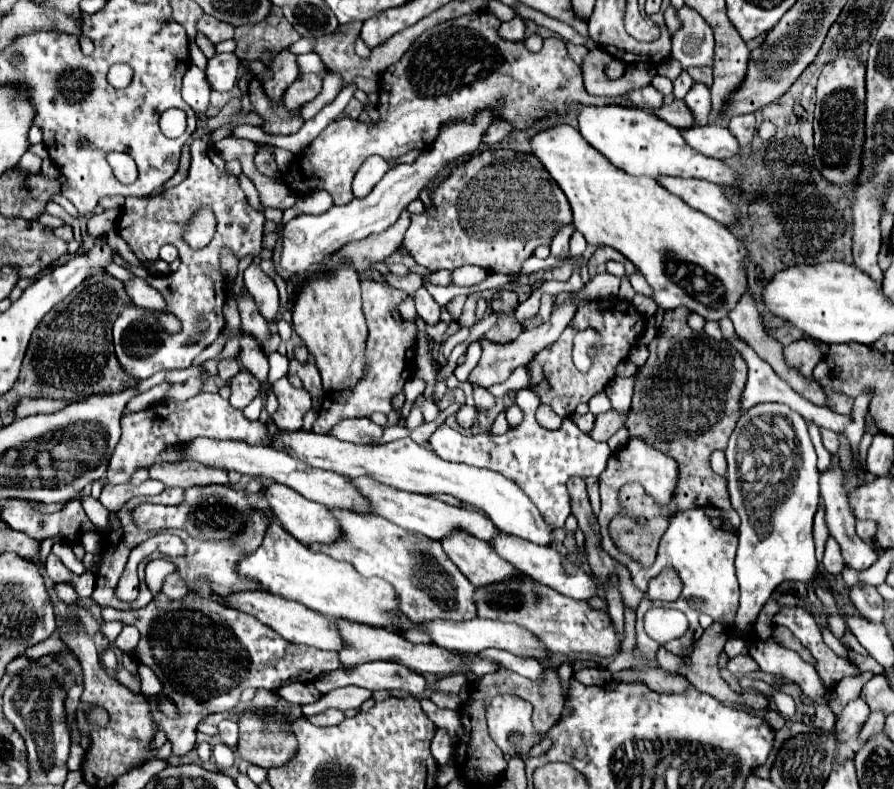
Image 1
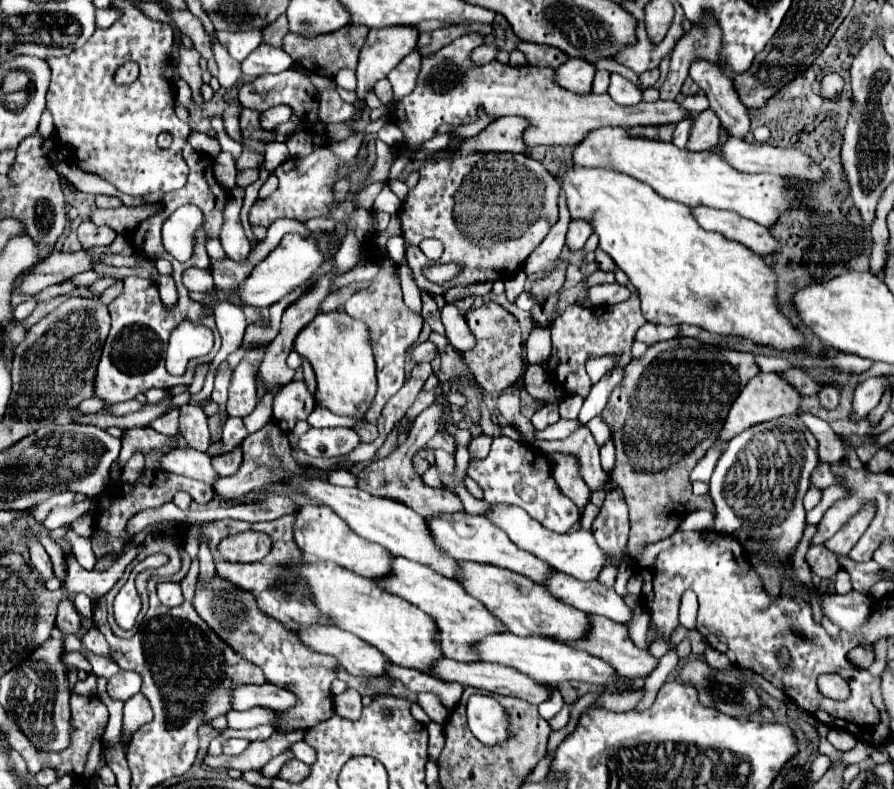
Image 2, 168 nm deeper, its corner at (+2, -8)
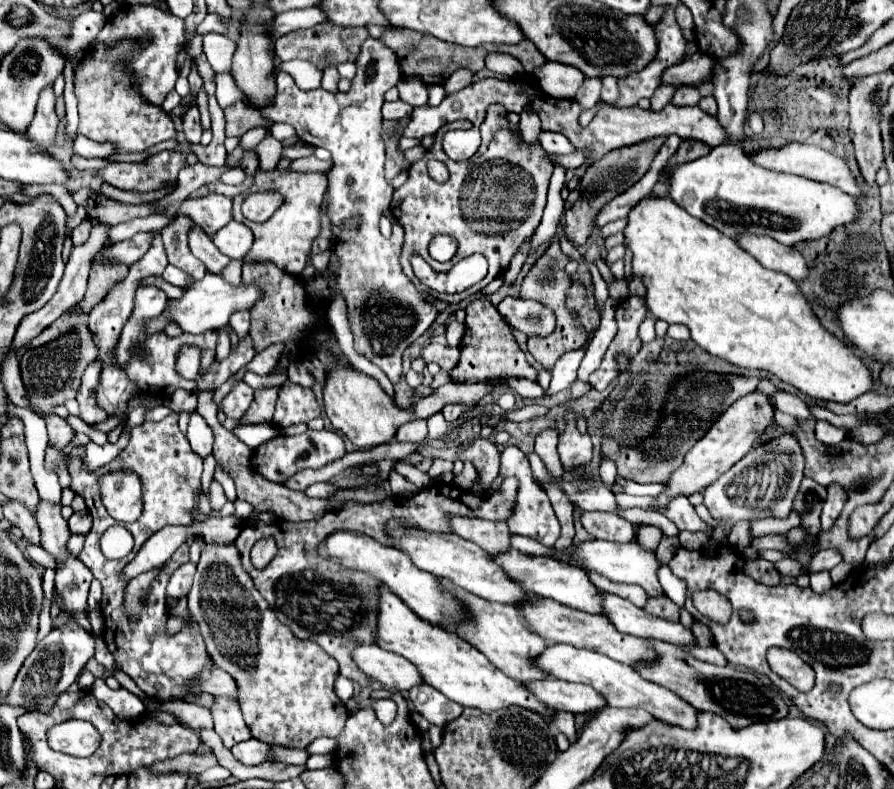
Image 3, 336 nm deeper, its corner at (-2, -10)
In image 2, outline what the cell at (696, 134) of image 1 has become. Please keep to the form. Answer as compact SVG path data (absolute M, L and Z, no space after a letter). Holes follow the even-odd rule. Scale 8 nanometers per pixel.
M729 138L723 146L723 154L727 158L727 162L741 170L741 172L769 172L769 174L779 174L779 176L789 176L789 178L797 178L797 180L807 180L807 182L821 182L825 180L823 170L819 168L817 162L813 162L807 154L795 150L795 148L777 148L771 144L749 144L745 140L739 138Z

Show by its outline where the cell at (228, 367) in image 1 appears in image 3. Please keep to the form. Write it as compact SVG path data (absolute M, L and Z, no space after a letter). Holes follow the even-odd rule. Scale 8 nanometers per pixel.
M212 454L208 455L204 460L203 460L203 472L202 472L202 477L201 477L201 484L203 491L205 492L206 498L209 500L209 494L207 492L209 489L209 486L214 479L214 470L216 467L216 460Z

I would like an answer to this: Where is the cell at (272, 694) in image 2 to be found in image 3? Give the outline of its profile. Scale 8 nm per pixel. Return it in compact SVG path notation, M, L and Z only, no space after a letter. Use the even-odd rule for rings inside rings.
M213 668L211 672L203 672L203 676L197 682L197 692L209 692L215 696L229 696L229 698L237 700L237 684L221 668Z

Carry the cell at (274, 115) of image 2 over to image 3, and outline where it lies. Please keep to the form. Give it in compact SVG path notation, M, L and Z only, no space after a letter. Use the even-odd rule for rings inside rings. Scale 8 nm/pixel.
M263 126L251 128L251 130L241 138L241 144L243 144L245 148L255 148L267 134L269 134L269 128L263 128Z

